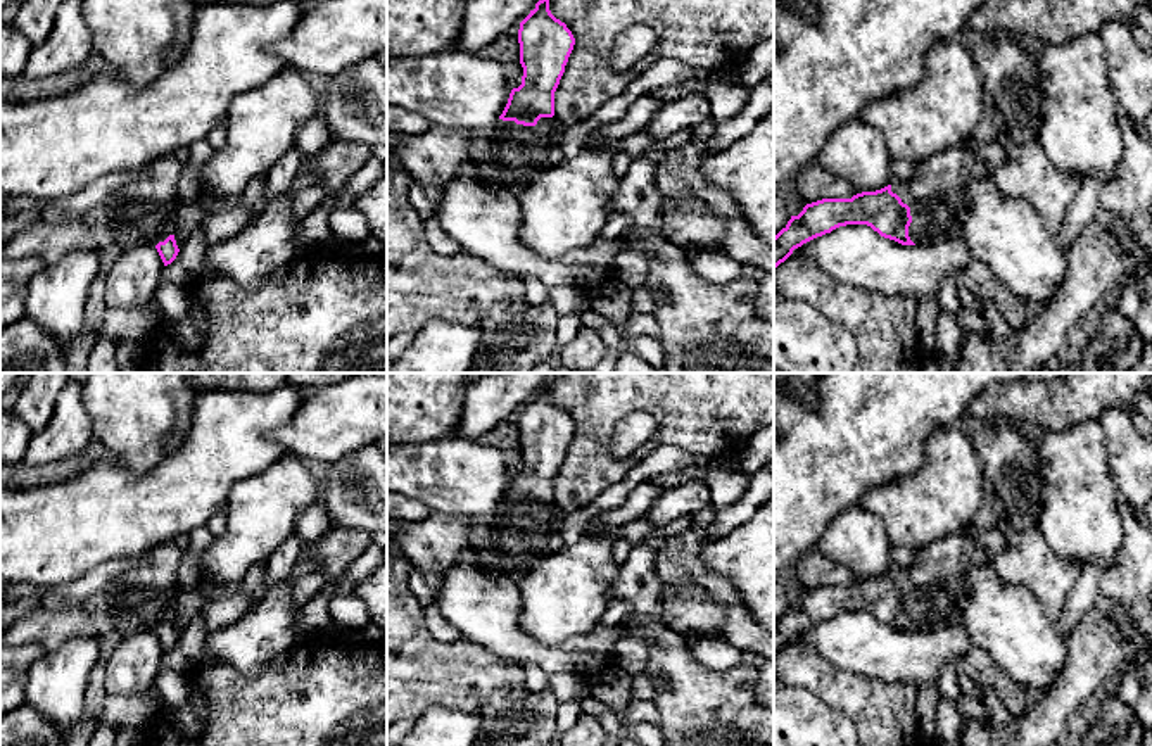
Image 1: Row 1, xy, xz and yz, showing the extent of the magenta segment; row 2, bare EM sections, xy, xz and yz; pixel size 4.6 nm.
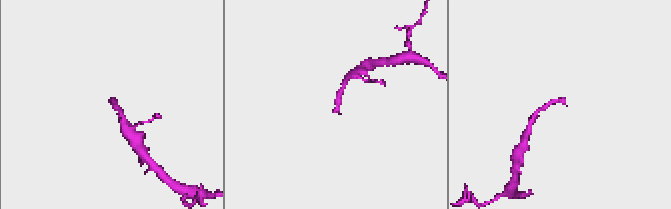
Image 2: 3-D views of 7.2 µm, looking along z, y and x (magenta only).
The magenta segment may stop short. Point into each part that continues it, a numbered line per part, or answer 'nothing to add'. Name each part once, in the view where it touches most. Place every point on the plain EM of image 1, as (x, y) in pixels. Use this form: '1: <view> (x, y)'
1: yz (936, 581)

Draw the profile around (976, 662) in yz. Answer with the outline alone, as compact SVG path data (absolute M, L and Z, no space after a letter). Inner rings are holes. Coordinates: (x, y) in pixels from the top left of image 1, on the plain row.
M972 644L962 656L960 665L981 689L993 689L1016 718L1029 708L1028 691L1017 686L983 648Z

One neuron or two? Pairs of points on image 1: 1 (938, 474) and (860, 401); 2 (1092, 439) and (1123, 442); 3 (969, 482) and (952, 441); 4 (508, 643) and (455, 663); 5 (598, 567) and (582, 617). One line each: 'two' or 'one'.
1: two
2: two
3: one
4: two
5: one

